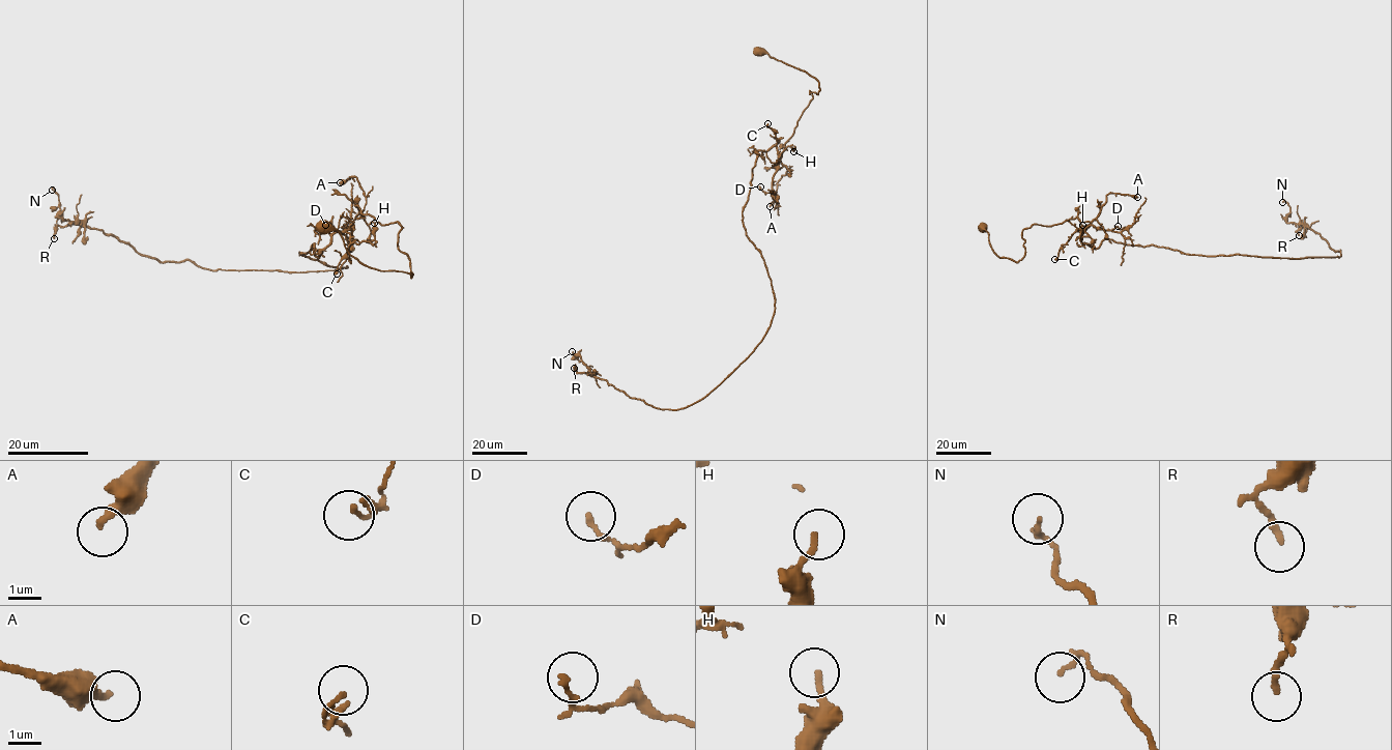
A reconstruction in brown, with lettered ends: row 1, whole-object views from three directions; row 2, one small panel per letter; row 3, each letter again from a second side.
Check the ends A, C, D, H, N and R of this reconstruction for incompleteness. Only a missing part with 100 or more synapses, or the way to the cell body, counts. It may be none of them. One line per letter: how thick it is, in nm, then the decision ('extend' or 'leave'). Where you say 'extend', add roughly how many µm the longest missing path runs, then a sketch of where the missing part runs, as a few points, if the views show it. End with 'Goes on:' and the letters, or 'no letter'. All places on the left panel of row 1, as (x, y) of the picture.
A: calibre 280 nm; leave
C: calibre 150 nm; leave
D: calibre 190 nm; leave
H: calibre 170 nm; leave
N: calibre 150 nm; leave
R: calibre 180 nm; leave
Goes on: no letter

